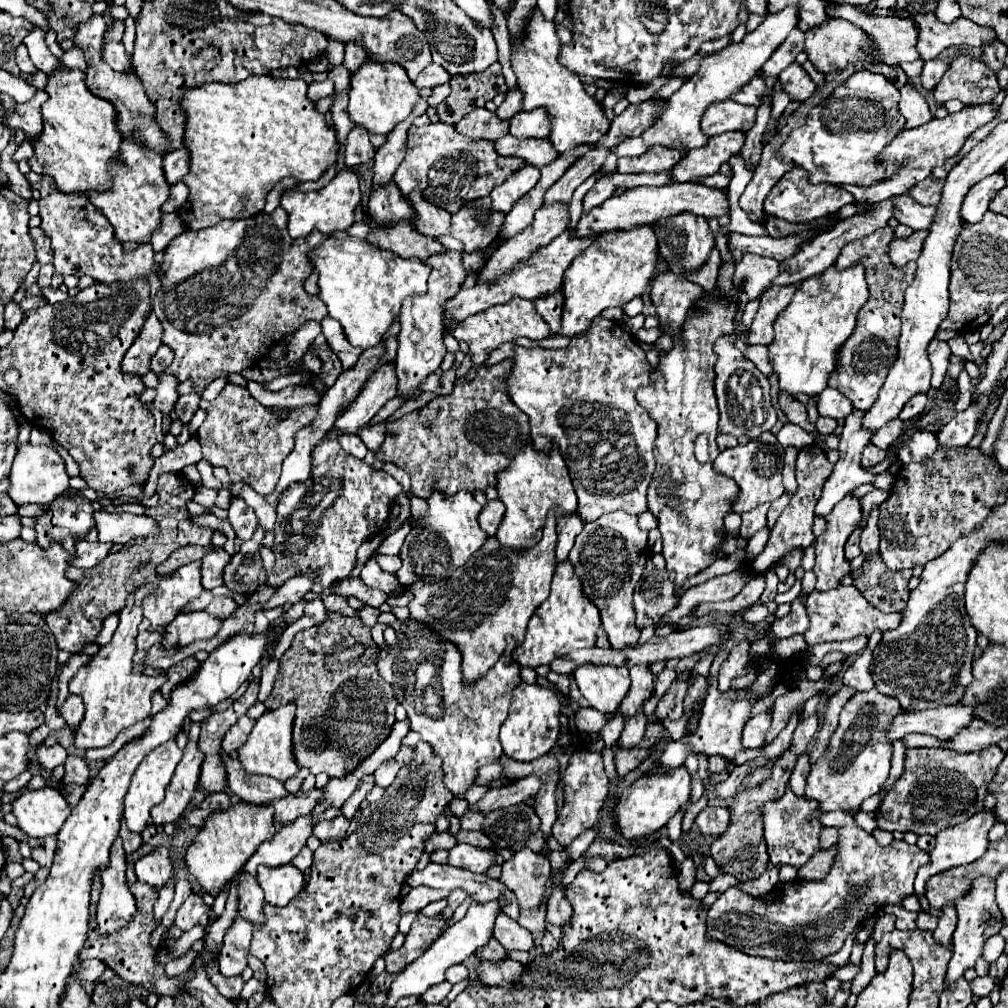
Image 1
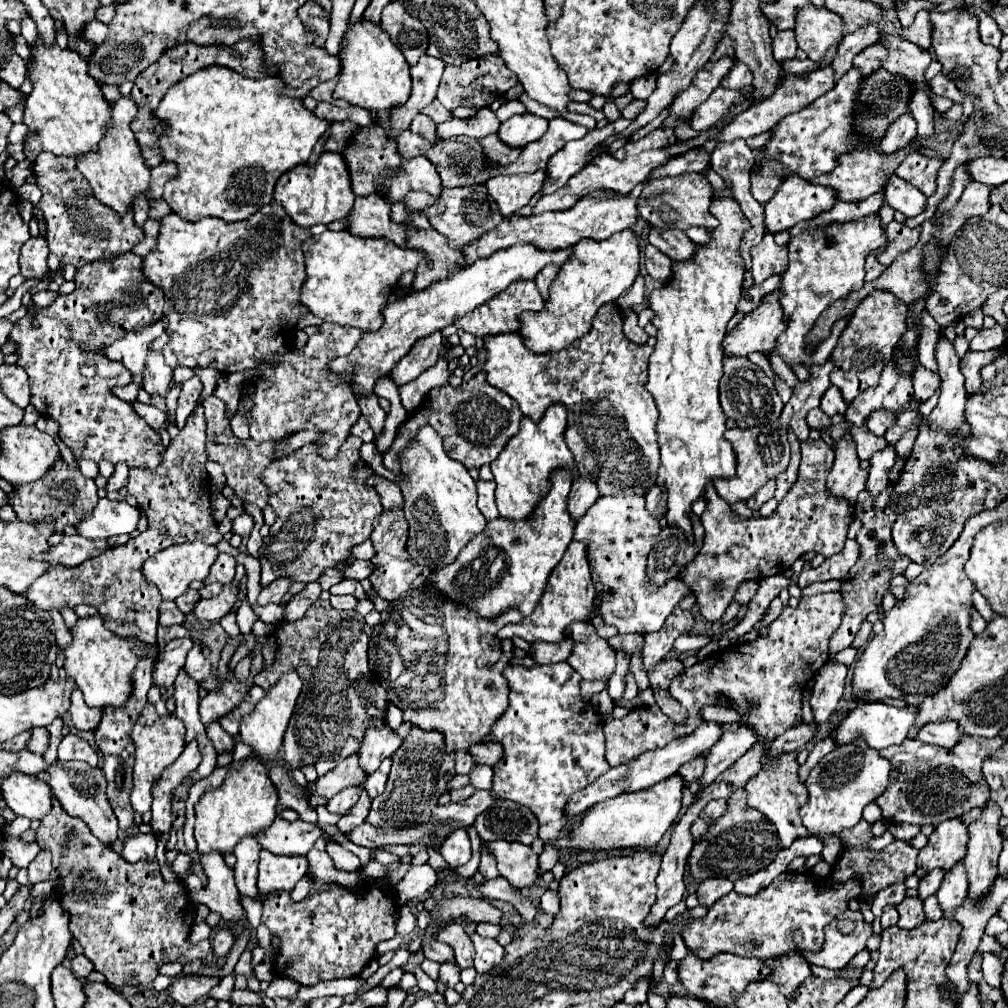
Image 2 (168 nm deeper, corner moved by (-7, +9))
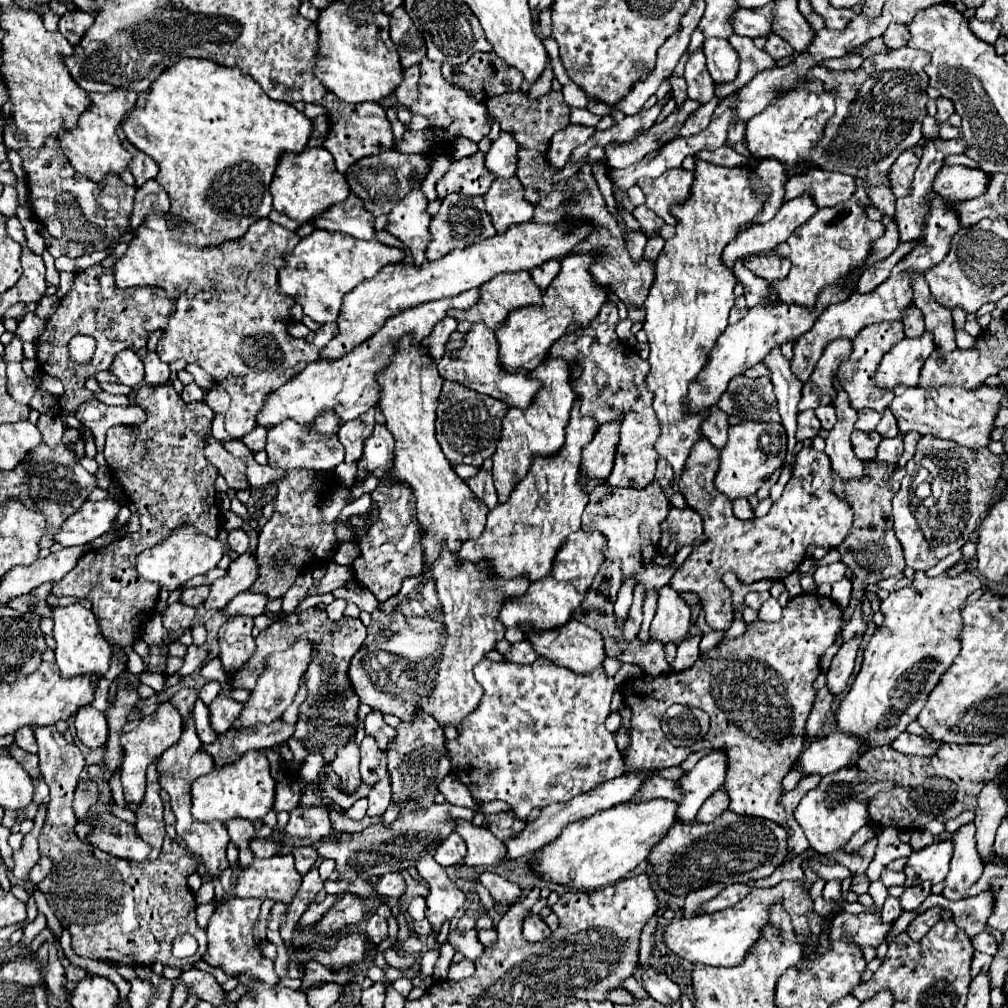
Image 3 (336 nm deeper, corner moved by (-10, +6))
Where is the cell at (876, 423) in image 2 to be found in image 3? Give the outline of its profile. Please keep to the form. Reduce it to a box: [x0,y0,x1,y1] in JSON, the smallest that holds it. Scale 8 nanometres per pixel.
[855,409,881,431]

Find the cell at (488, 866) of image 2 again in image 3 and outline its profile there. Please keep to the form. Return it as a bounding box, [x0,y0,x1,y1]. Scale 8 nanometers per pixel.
[481,871,521,903]

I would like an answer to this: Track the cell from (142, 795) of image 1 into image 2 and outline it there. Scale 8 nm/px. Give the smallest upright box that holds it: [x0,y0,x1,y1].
[130,702,184,814]

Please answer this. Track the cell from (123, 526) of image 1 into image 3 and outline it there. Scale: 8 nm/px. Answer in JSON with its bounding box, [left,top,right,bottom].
[55,501,119,547]

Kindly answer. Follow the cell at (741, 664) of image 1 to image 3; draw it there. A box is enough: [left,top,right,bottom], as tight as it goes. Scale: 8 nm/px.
[813,561,847,587]

